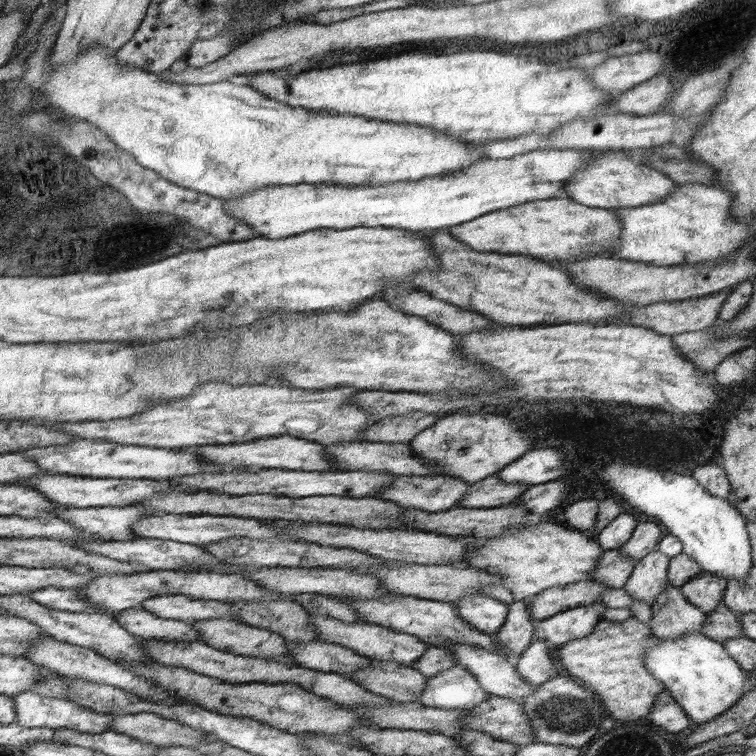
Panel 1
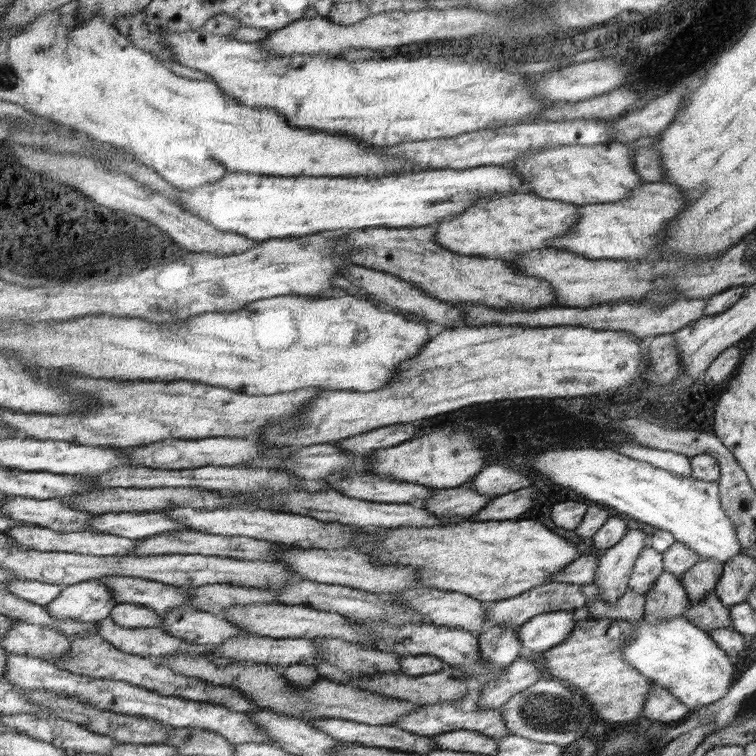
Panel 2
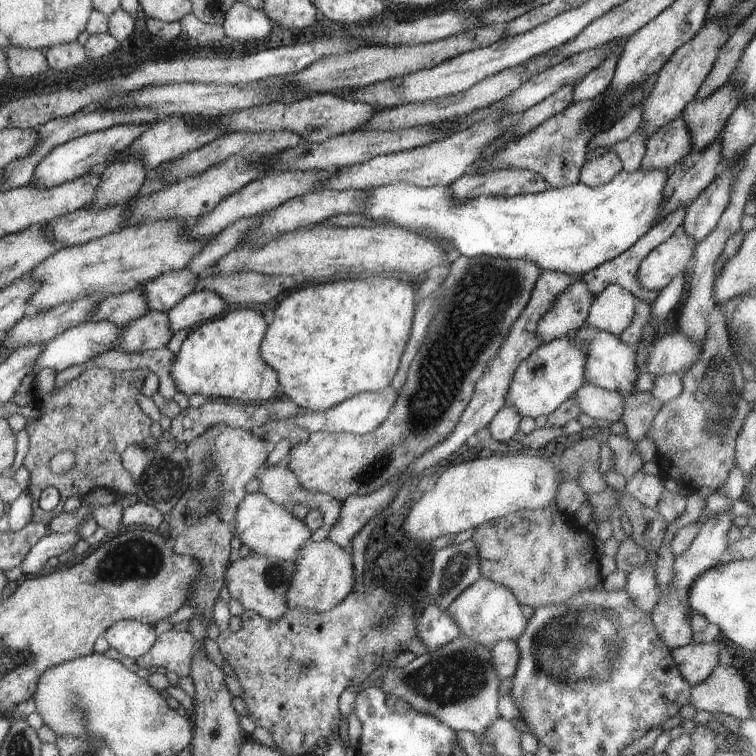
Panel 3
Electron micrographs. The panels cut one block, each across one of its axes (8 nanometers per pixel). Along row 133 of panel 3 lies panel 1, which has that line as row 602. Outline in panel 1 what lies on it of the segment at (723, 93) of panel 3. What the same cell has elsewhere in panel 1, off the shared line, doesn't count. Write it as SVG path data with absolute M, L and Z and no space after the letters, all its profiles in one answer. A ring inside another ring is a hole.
M702 572L679 590L688 602L708 614L714 612L719 603L723 603L727 585L726 579Z

